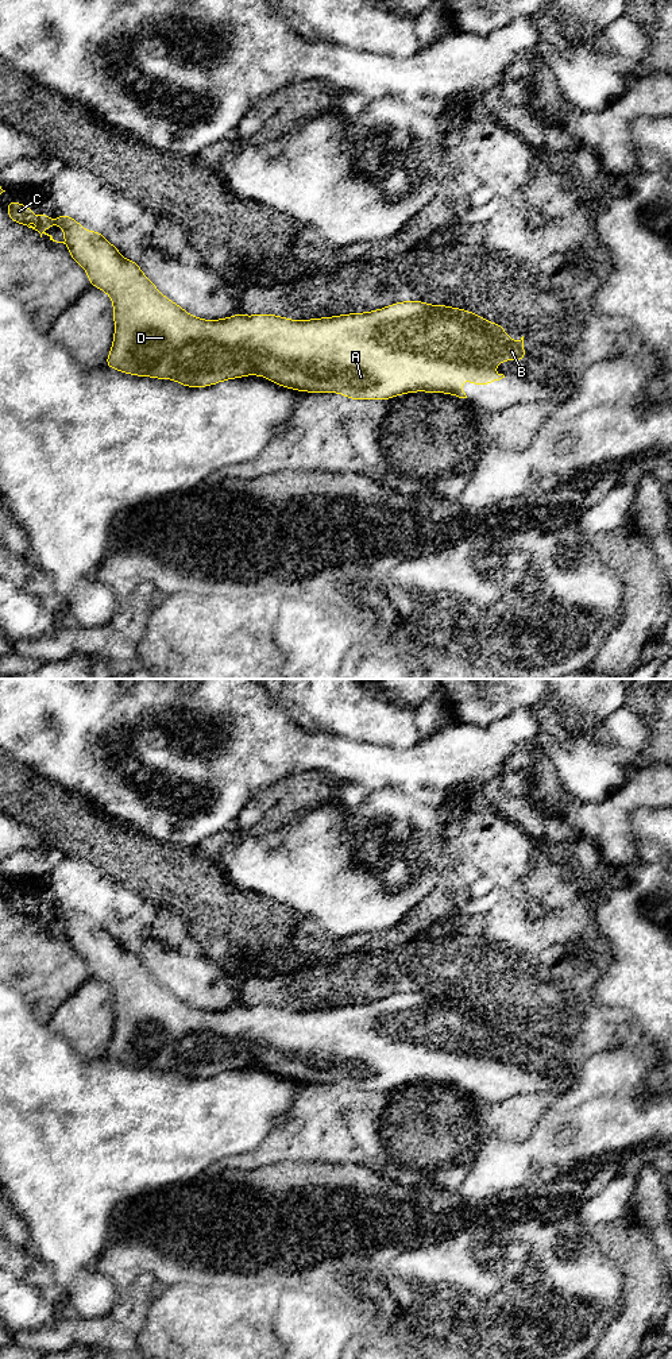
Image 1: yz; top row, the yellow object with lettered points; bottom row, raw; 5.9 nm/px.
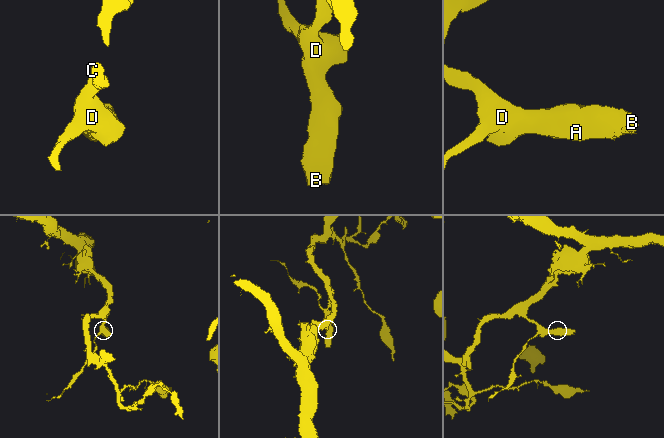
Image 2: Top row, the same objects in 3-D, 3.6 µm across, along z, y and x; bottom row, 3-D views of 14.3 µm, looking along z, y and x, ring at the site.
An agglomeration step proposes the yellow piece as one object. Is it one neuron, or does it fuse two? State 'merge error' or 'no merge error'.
no merge error

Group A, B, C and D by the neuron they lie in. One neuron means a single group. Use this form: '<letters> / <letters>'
A B C D

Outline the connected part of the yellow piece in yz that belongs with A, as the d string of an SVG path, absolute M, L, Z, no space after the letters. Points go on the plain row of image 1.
M11 891L7 893L7 902L8 902L8 907L9 907L11 912L27 916L28 919L38 922L40 924L40 928L45 924L53 933L57 933L57 931L54 931L53 927L46 924L43 920L50 919L53 916L58 916L65 920L65 931L57 933L57 934L63 934L67 937L69 945L73 949L73 951L77 953L78 955L81 955L84 958L84 961L86 962L90 976L108 984L112 993L113 993L115 1027L113 1027L111 1043L105 1051L105 1057L109 1059L115 1059L121 1063L130 1065L130 1066L151 1067L151 1069L158 1069L158 1070L173 1070L186 1078L206 1078L206 1077L212 1077L215 1074L219 1074L219 1073L223 1073L227 1070L242 1069L246 1066L259 1066L259 1067L264 1067L264 1069L270 1070L271 1073L274 1073L282 1078L287 1078L287 1080L291 1078L296 1082L327 1084L327 1085L340 1084L349 1090L382 1092L382 1090L393 1089L395 1086L414 1084L414 1082L447 1084L451 1086L456 1086L459 1089L467 1089L466 1084L461 1081L461 1072L464 1067L472 1076L488 1076L491 1073L505 1069L503 1065L494 1063L494 1058L497 1055L502 1054L503 1051L526 1051L528 1050L528 1047L525 1046L525 1041L524 1041L524 1027L518 1032L510 1031L501 1015L488 1014L484 1008L476 1007L470 1001L464 1001L460 999L451 999L447 996L429 996L422 992L403 992L403 993L391 995L390 997L386 997L386 999L382 999L378 1001L372 1001L372 1003L349 1004L349 1005L341 1005L341 1007L333 1007L333 1008L302 1011L302 1012L296 1012L296 1011L285 1009L285 1008L275 1007L275 1005L244 1007L244 1005L239 1005L239 1004L236 1004L228 1009L221 1009L221 1011L202 1011L200 1008L190 1007L178 995L175 995L175 993L170 992L167 988L165 988L155 978L155 976L142 964L139 954L132 953L130 950L124 950L120 946L120 942L115 937L112 937L103 927L103 924L100 924L97 922L85 922L77 911L74 911L73 908L70 908L67 906L58 906L57 912L53 914L50 907L47 904L45 904L43 902L34 902L24 895L19 895L19 893L11 892Z

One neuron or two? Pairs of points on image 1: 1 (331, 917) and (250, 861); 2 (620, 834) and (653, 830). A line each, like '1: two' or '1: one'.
1: one
2: two

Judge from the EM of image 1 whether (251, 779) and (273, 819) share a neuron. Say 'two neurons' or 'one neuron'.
two neurons

